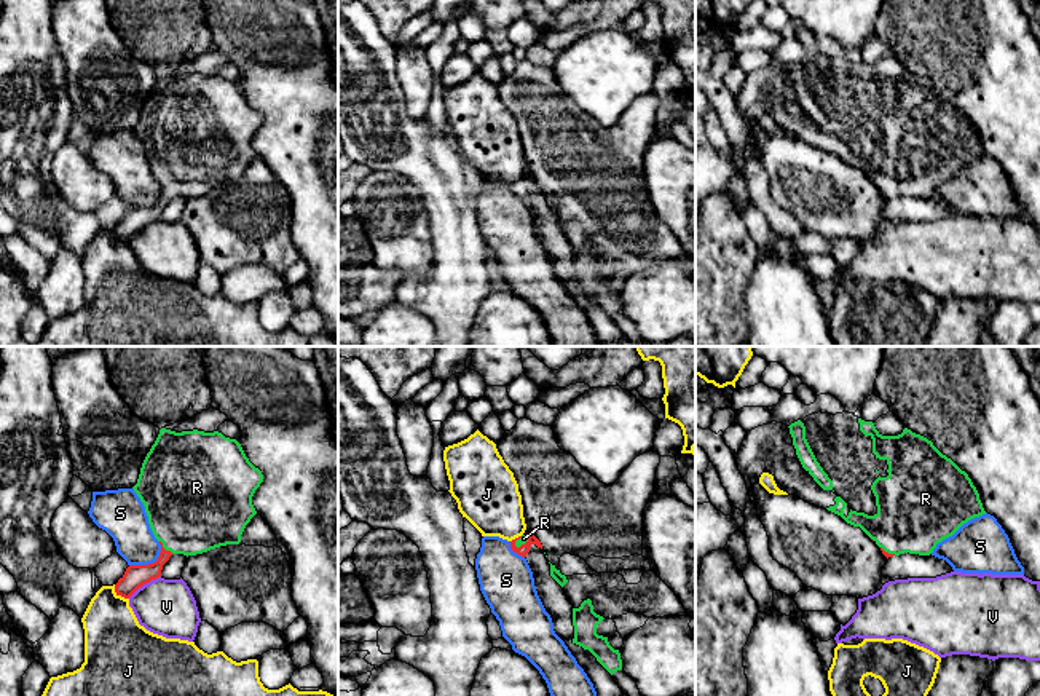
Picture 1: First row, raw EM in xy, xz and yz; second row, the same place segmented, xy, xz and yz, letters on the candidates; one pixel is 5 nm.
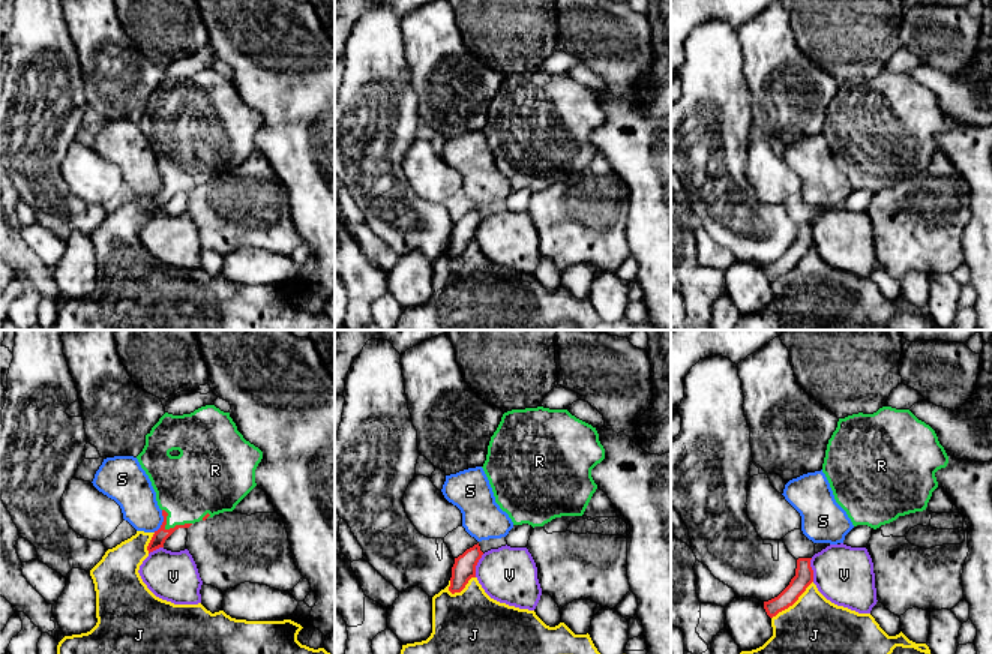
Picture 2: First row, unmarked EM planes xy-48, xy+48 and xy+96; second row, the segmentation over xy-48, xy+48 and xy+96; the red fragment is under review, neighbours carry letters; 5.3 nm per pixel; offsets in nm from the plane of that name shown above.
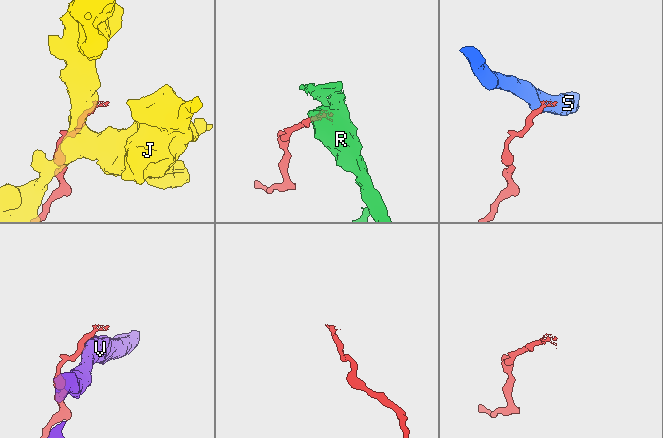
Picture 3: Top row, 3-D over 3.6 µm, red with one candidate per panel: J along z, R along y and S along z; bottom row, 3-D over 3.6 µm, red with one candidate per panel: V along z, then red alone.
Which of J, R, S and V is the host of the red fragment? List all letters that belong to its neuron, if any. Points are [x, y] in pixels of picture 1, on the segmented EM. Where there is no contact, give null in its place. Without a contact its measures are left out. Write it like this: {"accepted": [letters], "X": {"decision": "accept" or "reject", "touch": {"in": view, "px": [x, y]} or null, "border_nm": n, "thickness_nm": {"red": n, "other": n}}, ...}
{"accepted": ["R"], "J": {"decision": "reject", "touch": {"in": "xy", "px": [118, 594]}, "border_nm": 110, "thickness_nm": {"red": 120, "other": 320}}, "R": {"decision": "accept", "touch": {"in": "xy", "px": [163, 548]}, "border_nm": 100, "thickness_nm": {"red": 120, "other": 460}}, "S": {"decision": "reject", "touch": {"in": "xy", "px": [153, 562]}, "border_nm": 200, "thickness_nm": {"red": 120, "other": 220}}, "V": {"decision": "reject", "touch": {"in": "xy", "px": [144, 583]}, "border_nm": 200, "thickness_nm": {"red": 120, "other": 280}}}

